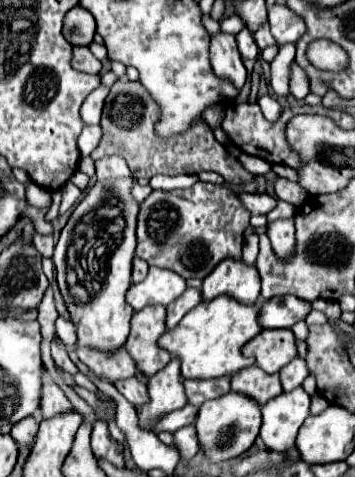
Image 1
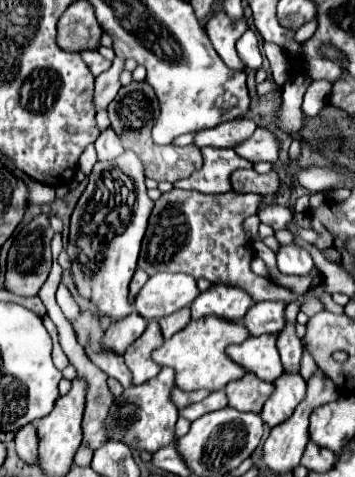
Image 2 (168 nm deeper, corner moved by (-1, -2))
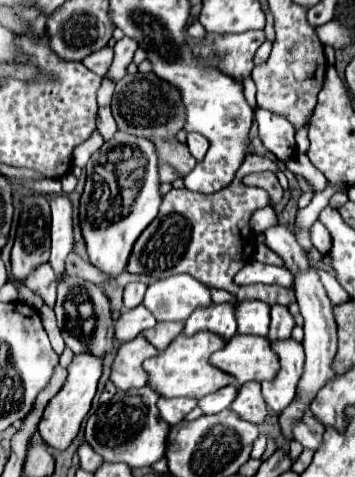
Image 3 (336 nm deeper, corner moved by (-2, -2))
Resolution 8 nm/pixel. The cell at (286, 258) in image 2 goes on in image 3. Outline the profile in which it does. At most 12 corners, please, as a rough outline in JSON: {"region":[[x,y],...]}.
{"region":[[316,269],[294,273],[306,367],[280,413],[282,435],[336,377],[336,323]]}

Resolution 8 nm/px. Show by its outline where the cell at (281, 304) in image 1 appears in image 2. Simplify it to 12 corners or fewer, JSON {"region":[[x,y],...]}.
{"region":[[261,301],[245,315],[253,337],[279,333],[285,303]]}

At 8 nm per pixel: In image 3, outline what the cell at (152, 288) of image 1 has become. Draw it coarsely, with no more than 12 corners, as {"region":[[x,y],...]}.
{"region":[[182,273],[148,285],[142,305],[156,321],[186,321],[210,301]]}

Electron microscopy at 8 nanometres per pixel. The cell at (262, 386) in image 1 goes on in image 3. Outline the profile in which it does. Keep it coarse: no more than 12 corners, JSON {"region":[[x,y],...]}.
{"region":[[244,383],[230,409],[250,423],[264,423],[260,383]]}

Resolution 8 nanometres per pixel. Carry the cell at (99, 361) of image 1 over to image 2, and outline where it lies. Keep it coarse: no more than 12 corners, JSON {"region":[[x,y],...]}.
{"region":[[129,313],[111,323],[103,345],[123,355],[143,335],[147,321]]}

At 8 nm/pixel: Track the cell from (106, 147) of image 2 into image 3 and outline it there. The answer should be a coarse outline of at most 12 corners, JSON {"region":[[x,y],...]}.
{"region":[[110,107],[98,109],[98,131],[104,141],[116,135],[118,127]]}

